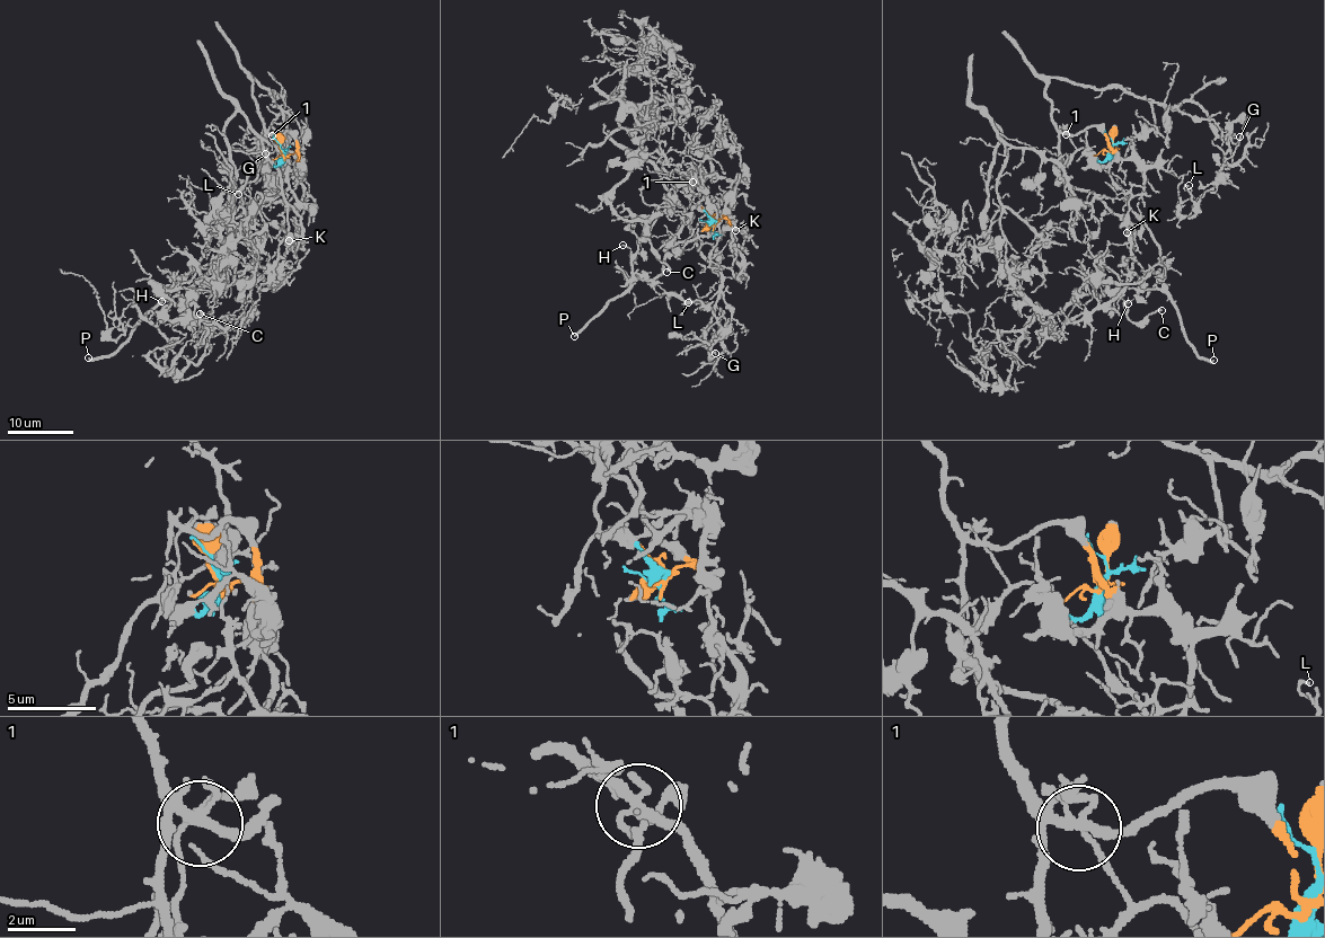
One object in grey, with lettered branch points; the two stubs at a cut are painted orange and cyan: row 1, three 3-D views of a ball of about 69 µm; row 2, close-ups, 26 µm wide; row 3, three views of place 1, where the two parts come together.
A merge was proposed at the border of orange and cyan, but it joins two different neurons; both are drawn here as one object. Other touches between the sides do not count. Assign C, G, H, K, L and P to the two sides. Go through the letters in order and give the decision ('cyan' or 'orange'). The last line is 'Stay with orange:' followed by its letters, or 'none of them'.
C: cyan
G: orange
H: cyan
K: orange
L: orange
P: cyan
Stay with orange: G, K, L

